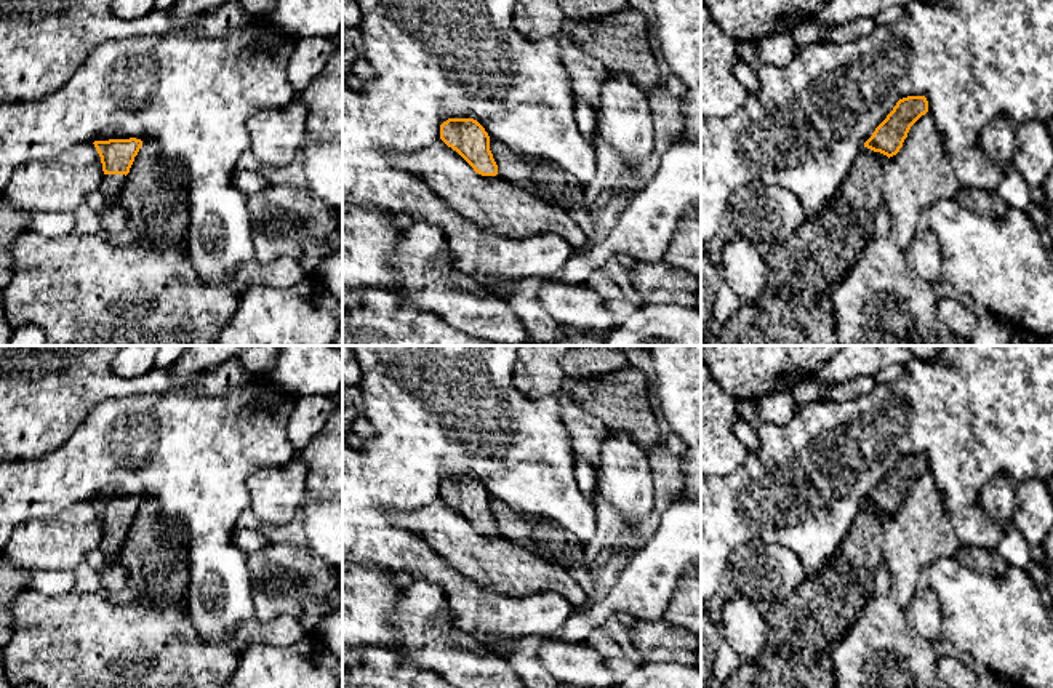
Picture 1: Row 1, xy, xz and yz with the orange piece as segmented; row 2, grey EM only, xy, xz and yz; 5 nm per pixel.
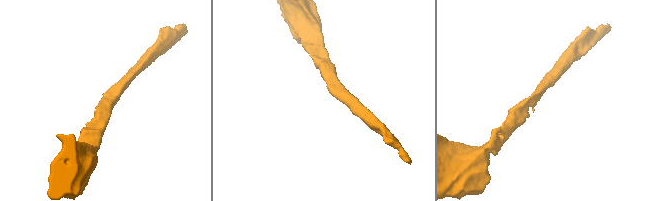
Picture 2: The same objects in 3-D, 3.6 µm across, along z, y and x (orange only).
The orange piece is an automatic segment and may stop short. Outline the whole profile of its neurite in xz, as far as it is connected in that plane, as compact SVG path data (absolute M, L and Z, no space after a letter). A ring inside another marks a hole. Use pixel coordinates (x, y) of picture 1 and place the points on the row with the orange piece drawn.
M448 118L440 125L440 139L456 150L475 173L498 174L498 165L490 150L490 136L477 120Z

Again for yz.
M907 96L896 102L887 118L875 128L864 147L880 152L888 158L903 147L911 126L928 112L925 96Z

